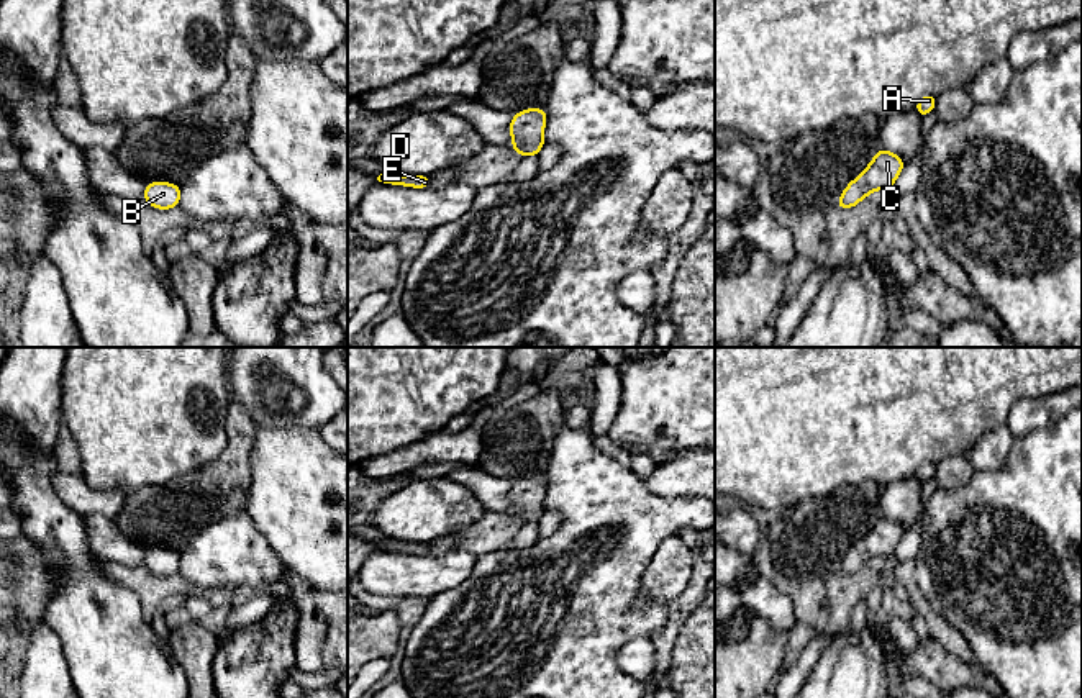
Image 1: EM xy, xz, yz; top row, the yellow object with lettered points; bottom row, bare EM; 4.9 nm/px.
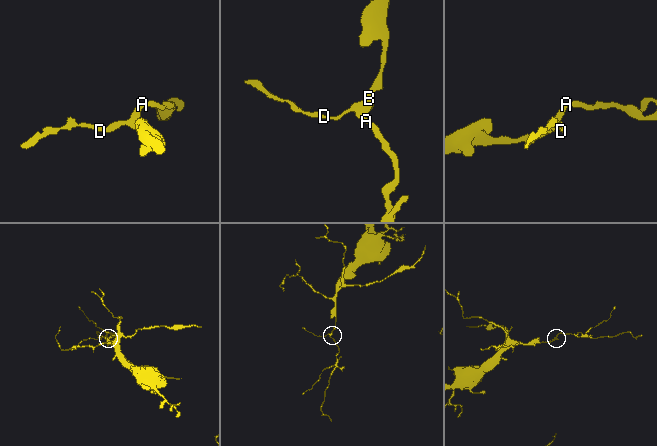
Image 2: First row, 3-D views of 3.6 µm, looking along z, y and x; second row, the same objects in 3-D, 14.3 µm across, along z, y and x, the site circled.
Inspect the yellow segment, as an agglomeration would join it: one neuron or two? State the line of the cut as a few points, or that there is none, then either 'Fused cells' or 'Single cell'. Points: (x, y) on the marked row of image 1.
No split. Single cell

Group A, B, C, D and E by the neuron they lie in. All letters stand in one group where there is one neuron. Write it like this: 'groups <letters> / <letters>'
groups A B C D E

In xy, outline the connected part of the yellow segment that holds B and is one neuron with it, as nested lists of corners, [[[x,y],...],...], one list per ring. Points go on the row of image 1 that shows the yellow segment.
[[[151,182],[144,187],[143,200],[152,208],[170,210],[180,202],[180,185],[169,182]]]

